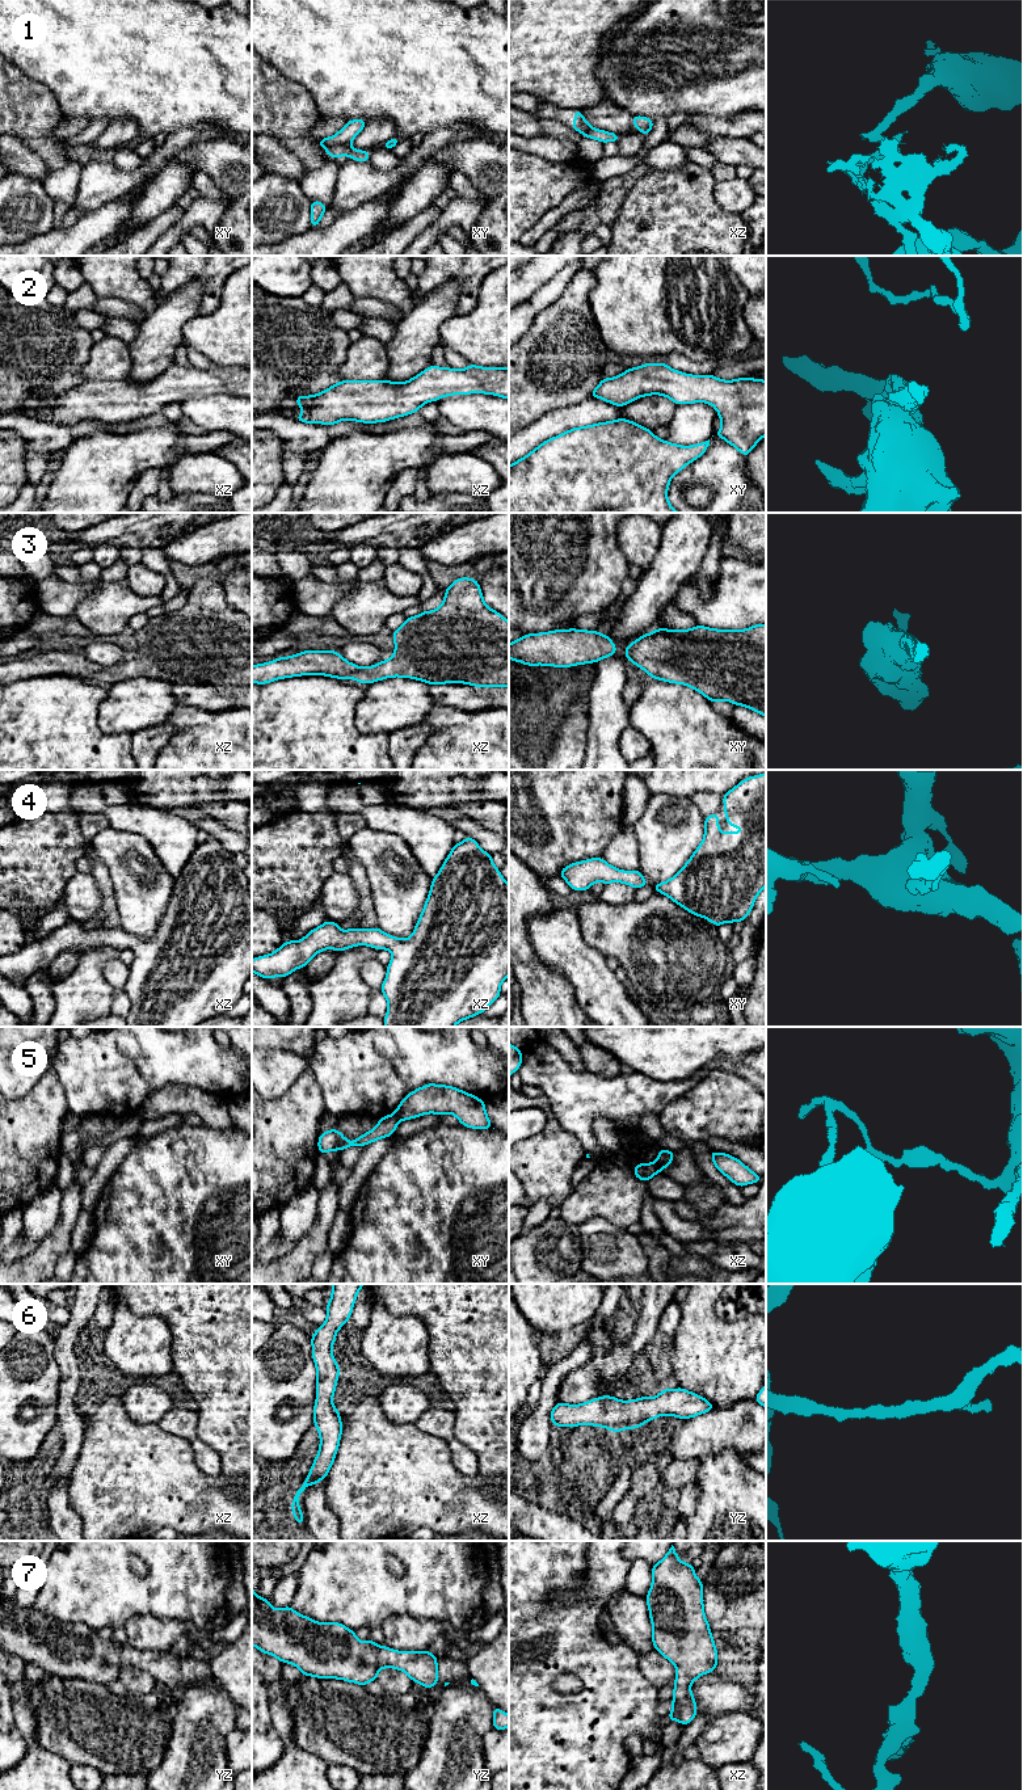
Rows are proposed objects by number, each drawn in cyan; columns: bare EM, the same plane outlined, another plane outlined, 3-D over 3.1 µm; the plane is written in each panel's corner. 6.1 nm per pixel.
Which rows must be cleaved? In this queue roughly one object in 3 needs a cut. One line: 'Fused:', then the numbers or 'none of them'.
Fused: 1, 5

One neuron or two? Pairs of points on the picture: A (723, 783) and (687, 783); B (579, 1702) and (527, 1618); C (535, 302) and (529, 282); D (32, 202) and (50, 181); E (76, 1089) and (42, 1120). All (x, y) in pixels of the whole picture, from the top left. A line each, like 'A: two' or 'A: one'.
A: one
B: one
C: two
D: two
E: two

